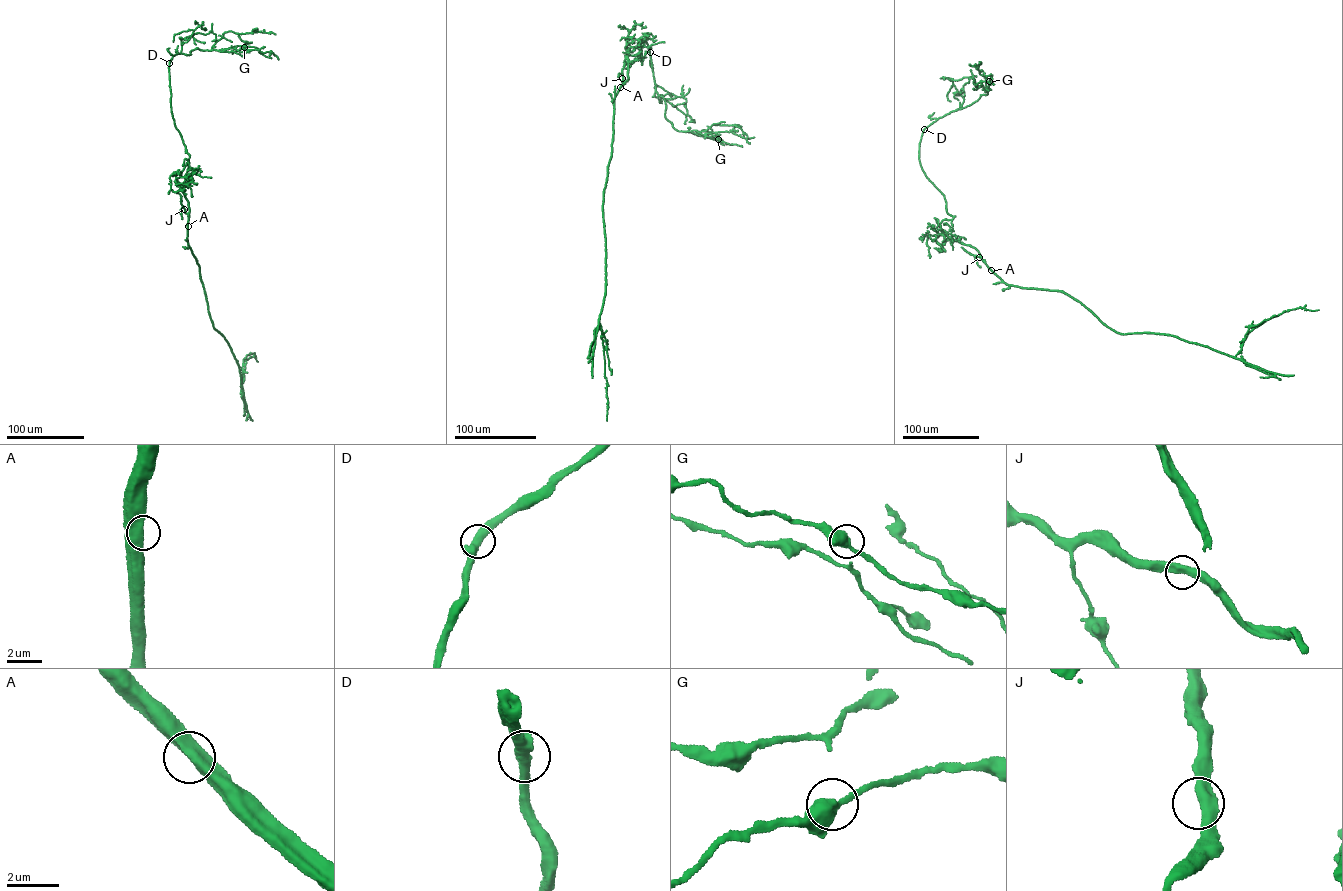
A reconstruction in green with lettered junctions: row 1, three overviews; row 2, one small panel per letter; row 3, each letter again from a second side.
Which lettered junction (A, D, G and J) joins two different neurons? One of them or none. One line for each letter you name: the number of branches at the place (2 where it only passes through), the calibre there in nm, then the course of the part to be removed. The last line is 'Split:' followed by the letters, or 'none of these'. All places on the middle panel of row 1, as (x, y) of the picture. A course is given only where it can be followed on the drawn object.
Split: none of these

